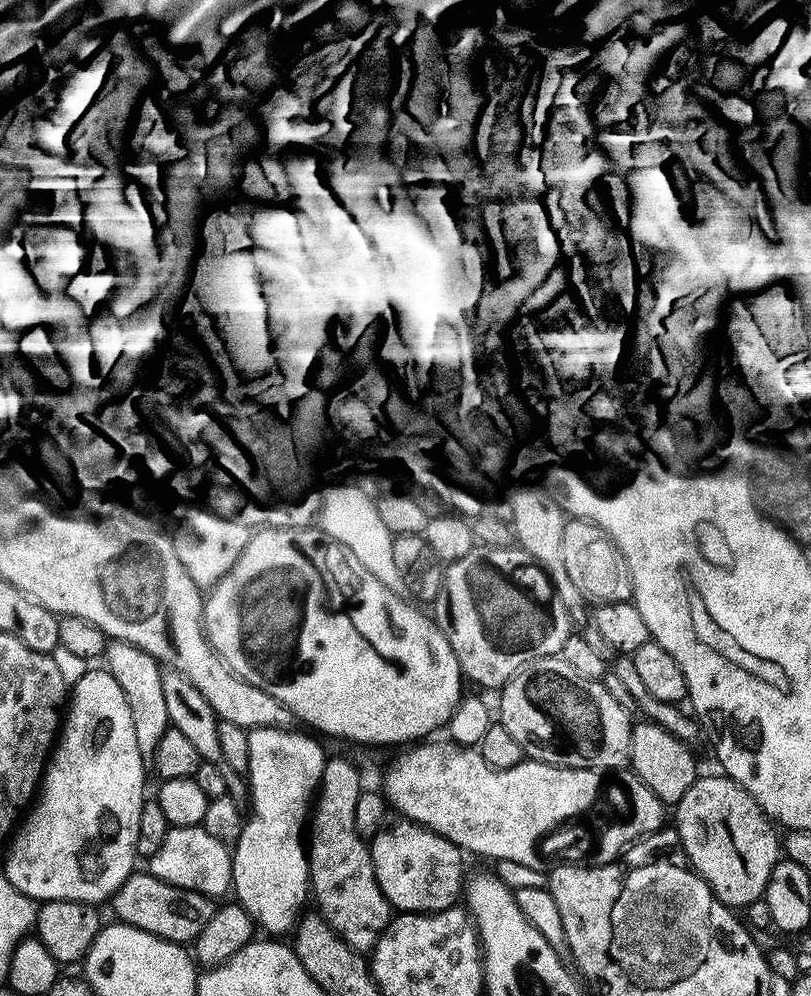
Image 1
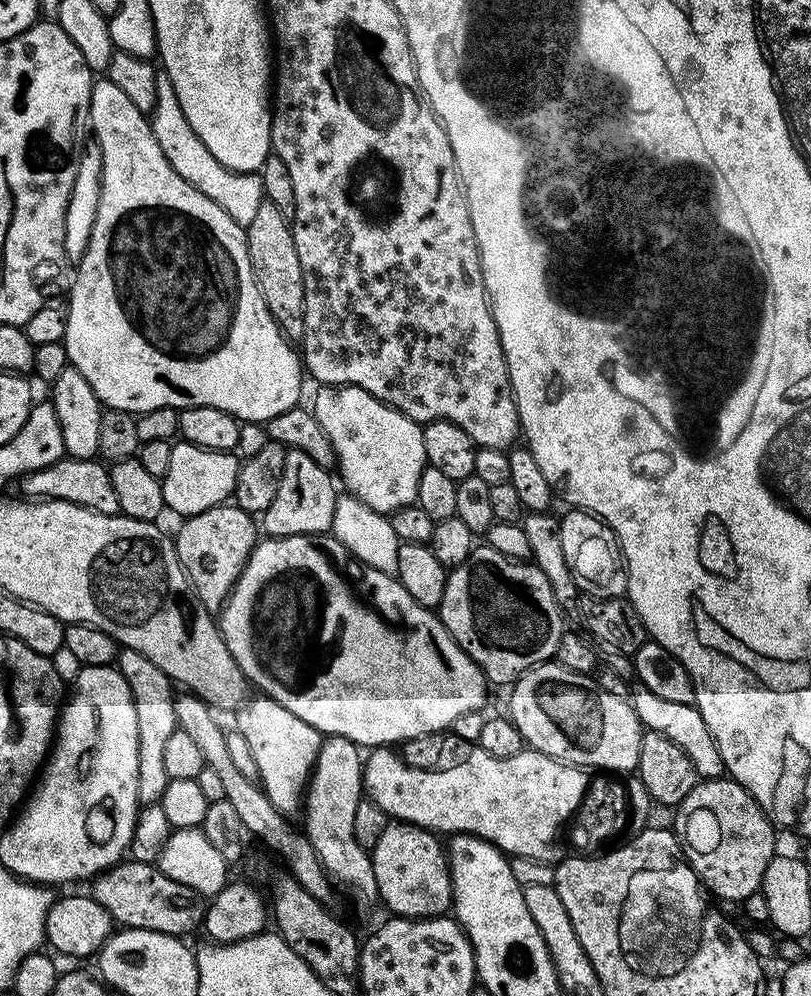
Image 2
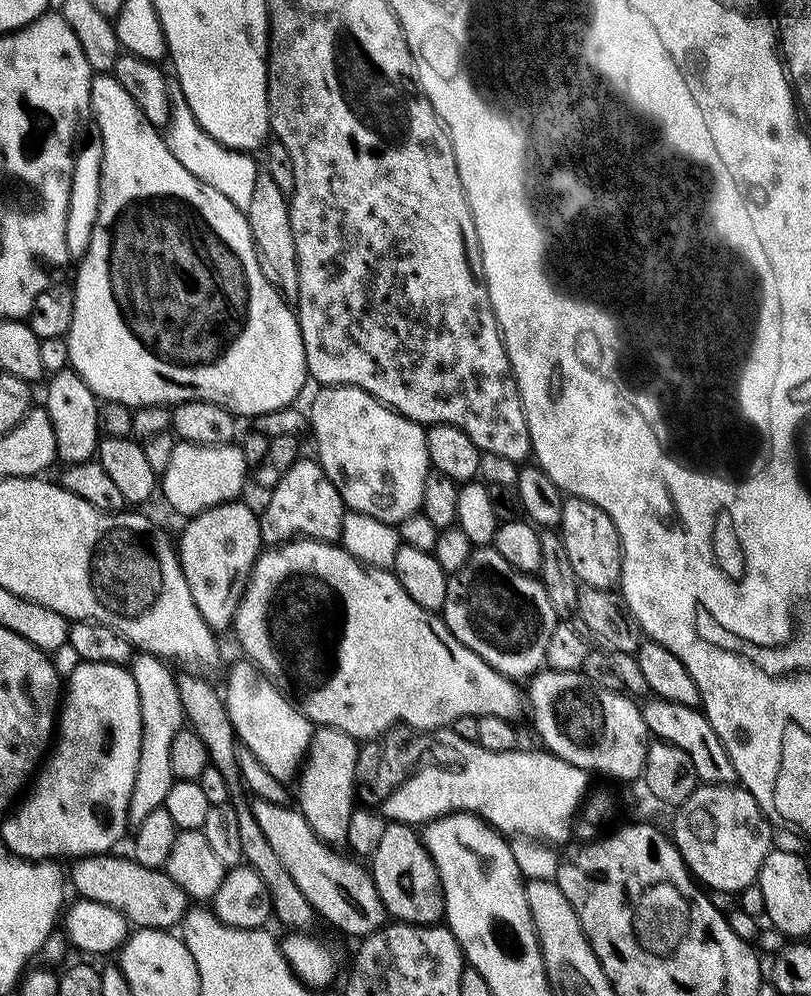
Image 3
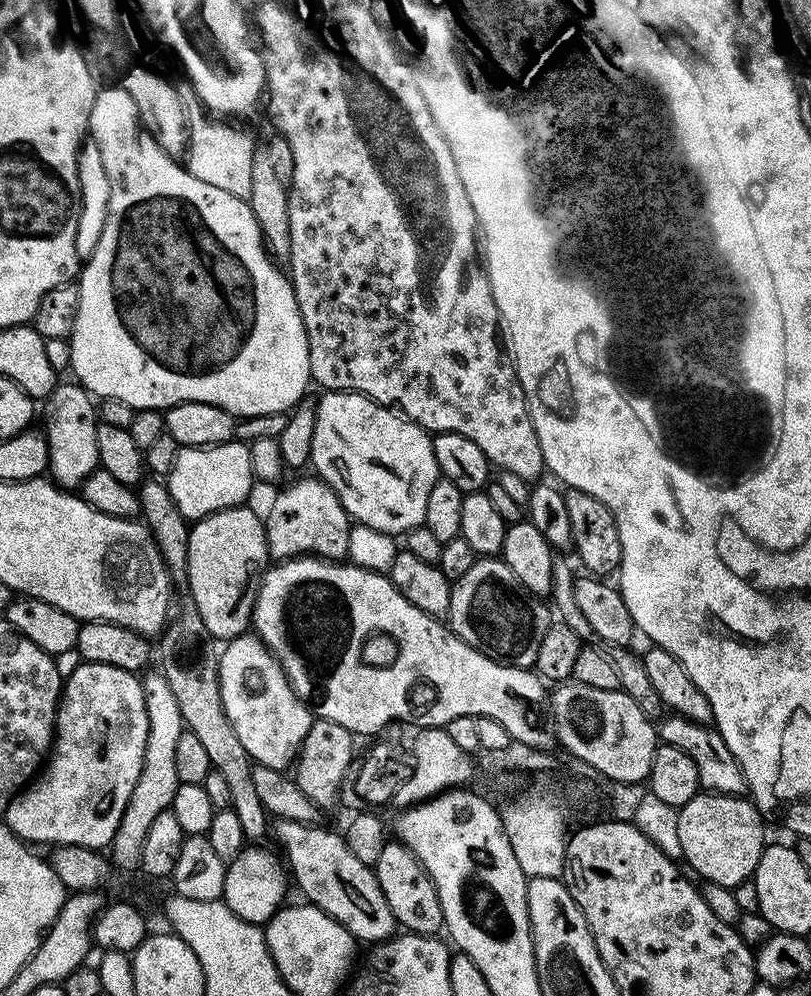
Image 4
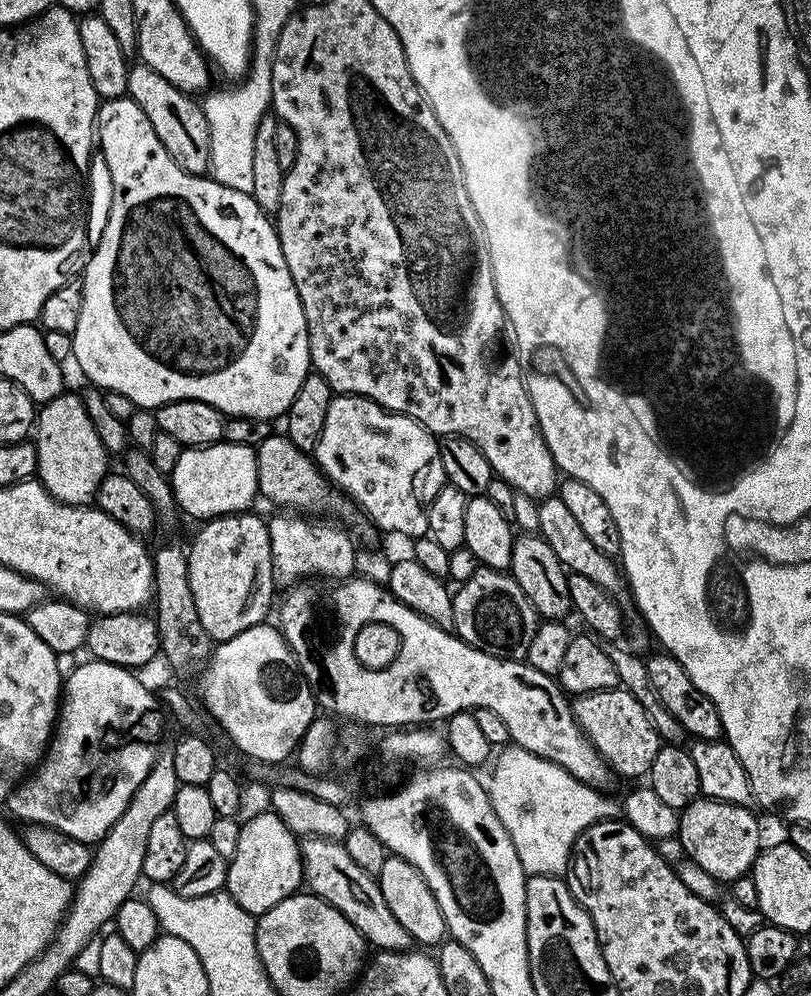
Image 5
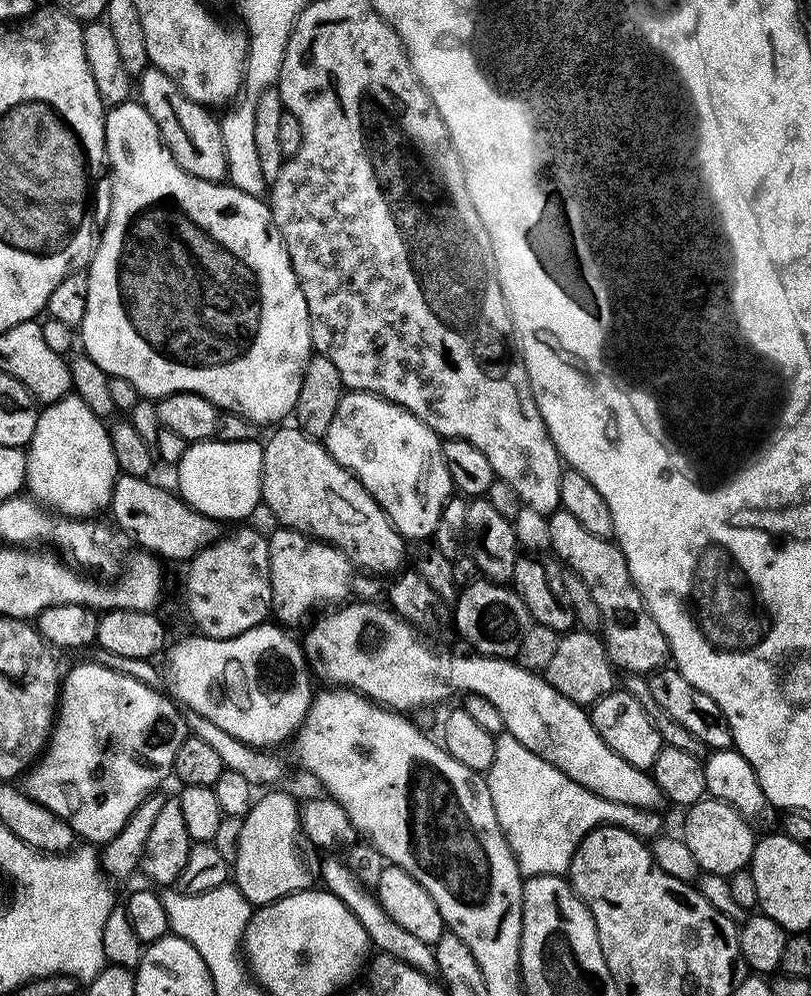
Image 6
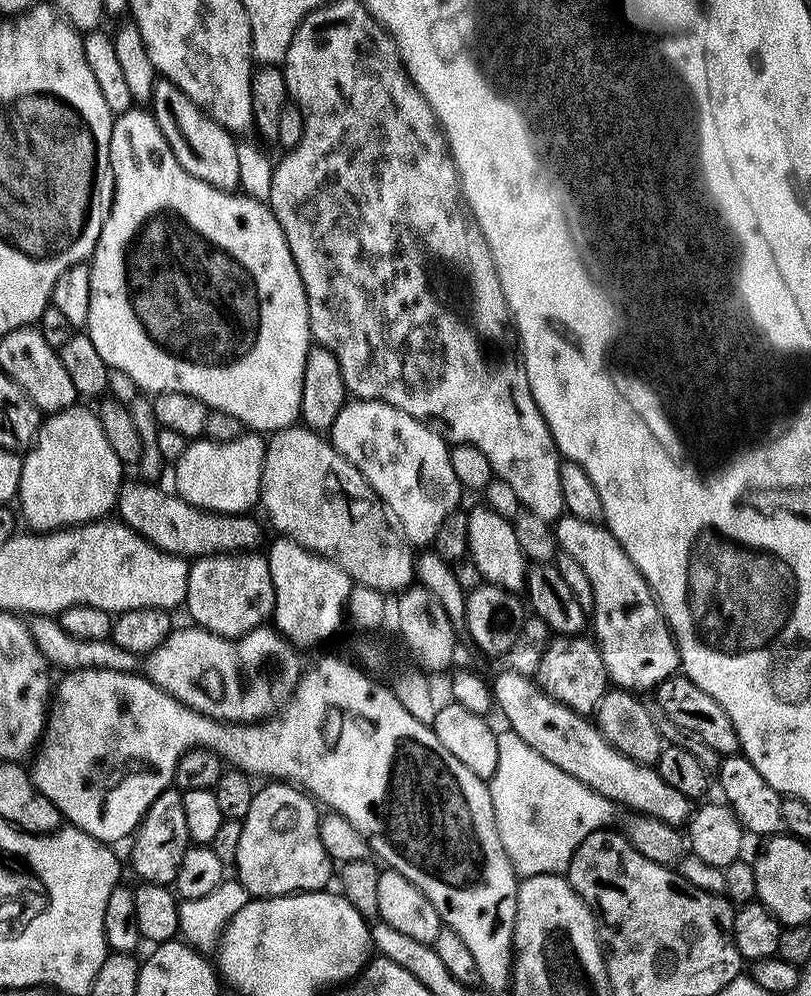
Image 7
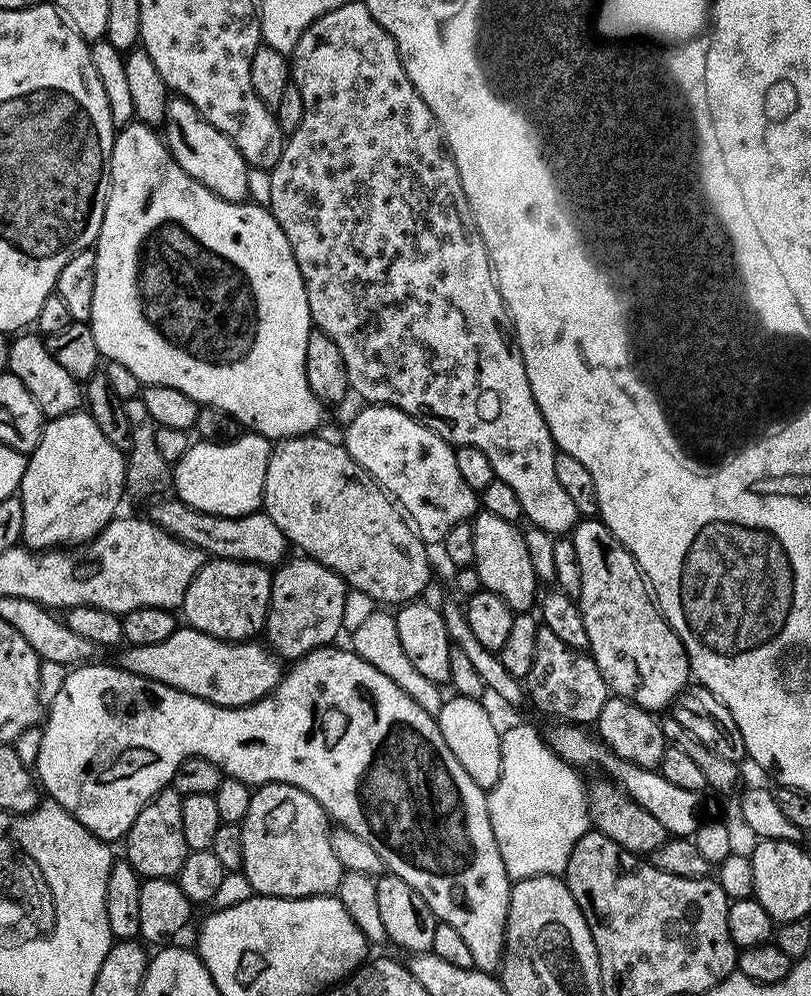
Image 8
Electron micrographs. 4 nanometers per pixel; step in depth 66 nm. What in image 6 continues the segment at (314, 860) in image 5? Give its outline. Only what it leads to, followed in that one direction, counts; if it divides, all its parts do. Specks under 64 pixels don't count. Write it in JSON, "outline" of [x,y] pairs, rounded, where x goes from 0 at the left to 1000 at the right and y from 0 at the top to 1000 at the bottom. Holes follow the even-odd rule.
{"outline":[[[423,862],[402,864],[395,871],[395,880],[400,883],[398,891],[412,897],[438,918],[441,926],[446,926],[457,951],[465,957],[501,966],[501,970],[510,970],[510,974],[524,976],[527,980],[536,981],[539,979],[534,949],[515,946],[515,942],[510,942],[510,938],[496,934],[496,930],[491,930],[491,926],[486,926],[481,922],[481,918],[476,918],[476,914],[471,914],[462,895],[454,893],[444,884],[439,883],[438,878],[429,872],[429,868]]]}

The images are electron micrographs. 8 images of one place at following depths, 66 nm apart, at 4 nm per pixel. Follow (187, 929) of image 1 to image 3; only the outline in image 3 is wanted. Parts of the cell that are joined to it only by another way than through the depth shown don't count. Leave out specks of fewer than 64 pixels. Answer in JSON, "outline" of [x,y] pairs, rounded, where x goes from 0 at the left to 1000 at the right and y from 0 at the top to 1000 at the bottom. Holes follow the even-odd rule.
{"outline":[[[125,857],[121,859],[101,859],[88,864],[89,880],[86,876],[86,892],[94,895],[92,899],[101,904],[126,906],[126,910],[141,910],[141,914],[149,916],[157,922],[159,929],[169,933],[195,932],[212,934],[221,929],[234,911],[234,902],[215,882],[207,880],[206,874],[195,871],[181,871],[169,863],[157,858]]]}

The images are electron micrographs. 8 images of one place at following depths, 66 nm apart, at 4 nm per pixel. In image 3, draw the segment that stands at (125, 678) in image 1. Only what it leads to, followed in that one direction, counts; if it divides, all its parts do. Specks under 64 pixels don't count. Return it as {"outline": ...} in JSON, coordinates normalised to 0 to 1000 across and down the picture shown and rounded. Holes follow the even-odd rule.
{"outline":[[[184,655],[164,658],[160,664],[165,689],[170,689],[170,709],[175,717],[170,773],[165,777],[165,793],[160,793],[158,810],[158,826],[163,829],[175,826],[189,813],[202,810],[205,797],[210,797],[210,789],[215,785],[210,773],[210,749],[215,746],[215,737],[228,730],[229,724],[224,701],[219,701],[218,676],[211,673],[213,674],[196,659]]]}

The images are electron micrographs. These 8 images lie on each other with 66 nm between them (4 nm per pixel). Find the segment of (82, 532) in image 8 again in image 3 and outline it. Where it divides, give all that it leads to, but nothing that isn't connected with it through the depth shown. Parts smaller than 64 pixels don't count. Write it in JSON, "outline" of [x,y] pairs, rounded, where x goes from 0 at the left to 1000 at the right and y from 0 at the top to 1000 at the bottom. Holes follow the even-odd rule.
{"outline":[[[88,368],[74,373],[63,374],[59,386],[59,399],[52,402],[53,409],[59,411],[59,419],[67,428],[69,441],[69,457],[80,467],[102,466],[112,463],[121,454],[121,443],[125,441],[123,425],[121,424],[121,400],[106,388],[106,384],[89,372]]]}

